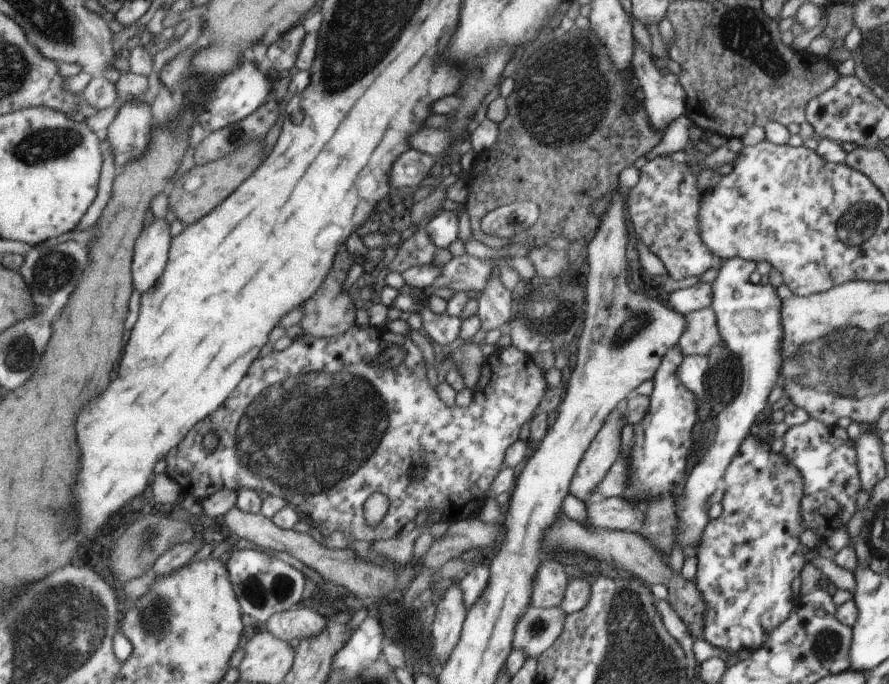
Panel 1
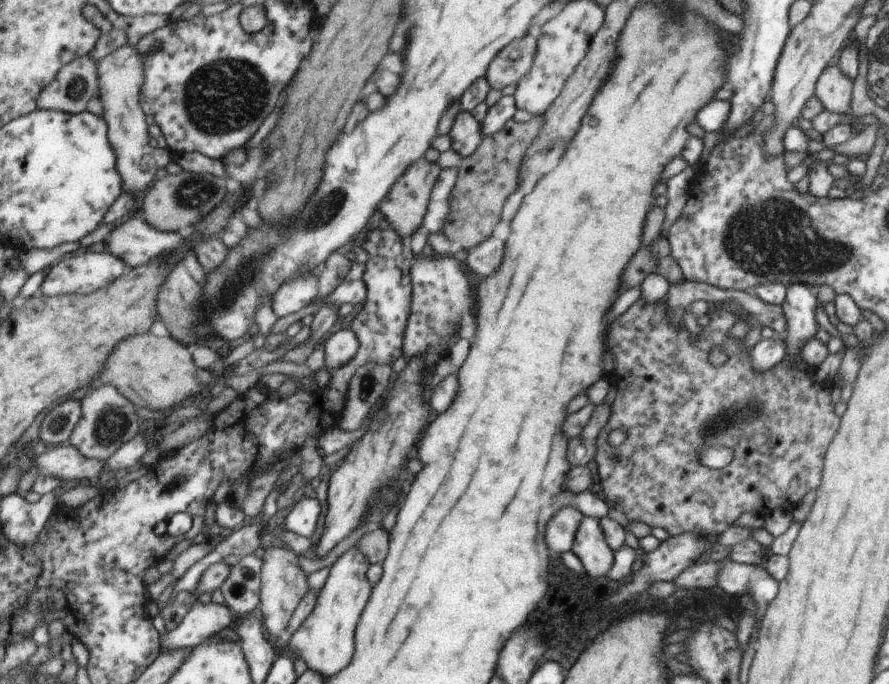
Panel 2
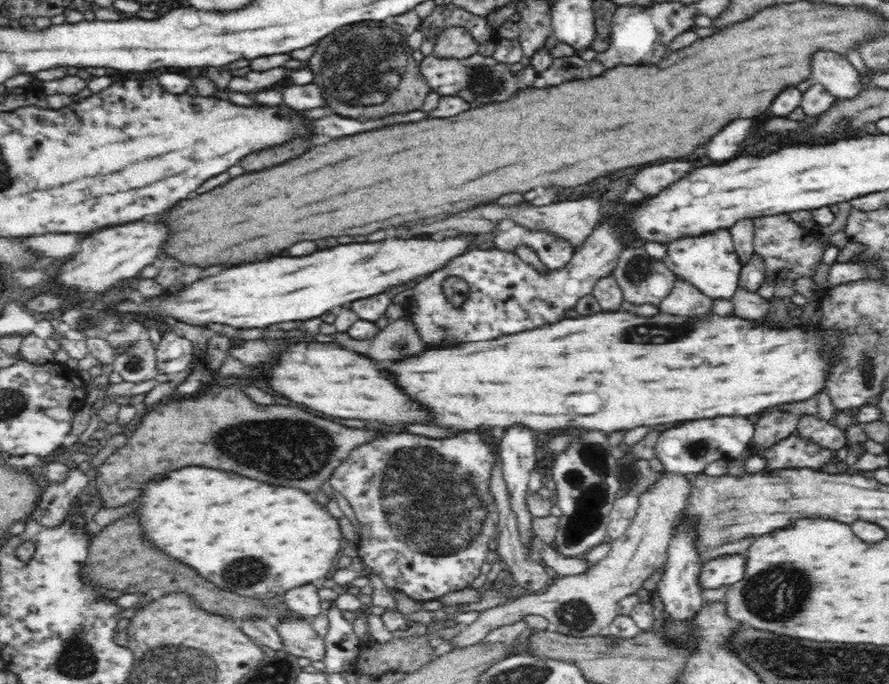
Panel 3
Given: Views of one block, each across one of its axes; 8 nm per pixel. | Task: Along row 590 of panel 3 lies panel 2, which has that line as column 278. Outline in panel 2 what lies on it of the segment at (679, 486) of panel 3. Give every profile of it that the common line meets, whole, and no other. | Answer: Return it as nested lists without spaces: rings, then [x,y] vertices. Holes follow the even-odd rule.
[[[273,545],[267,550],[260,551],[260,554],[263,558],[263,590],[261,590],[260,608],[265,616],[265,627],[271,640],[285,639],[288,638],[287,628],[289,622],[293,620],[293,614],[309,592],[308,576],[301,570],[299,557],[291,548]]]

